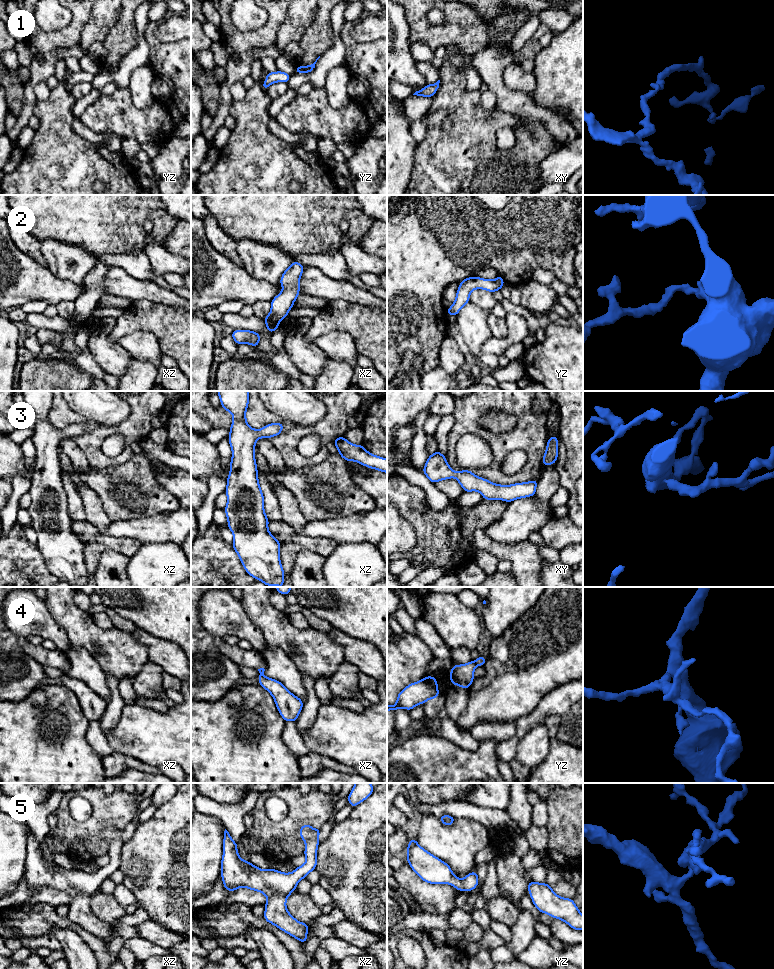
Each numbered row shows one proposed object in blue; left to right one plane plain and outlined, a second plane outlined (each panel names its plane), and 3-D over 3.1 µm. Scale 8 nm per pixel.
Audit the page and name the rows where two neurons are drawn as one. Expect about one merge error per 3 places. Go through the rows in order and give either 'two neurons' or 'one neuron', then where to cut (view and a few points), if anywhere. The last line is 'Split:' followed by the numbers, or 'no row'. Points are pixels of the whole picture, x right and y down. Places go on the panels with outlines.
1: one neuron; cut none
2: one neuron; cut none
3: one neuron; cut none
4: two neurons; cut yz (474, 662), (476, 665)
5: one neuron; cut none
Split: 4

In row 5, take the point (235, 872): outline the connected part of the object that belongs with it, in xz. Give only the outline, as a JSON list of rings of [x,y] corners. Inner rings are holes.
[[[309,824],[300,828],[300,837],[306,845],[306,862],[291,873],[282,873],[274,869],[260,869],[241,859],[237,852],[237,842],[232,840],[226,829],[224,831],[221,877],[225,889],[235,891],[245,887],[263,893],[268,898],[264,919],[302,943],[308,940],[306,935],[310,927],[297,921],[288,912],[286,900],[296,890],[299,881],[316,868],[319,834],[320,828],[314,829]]]

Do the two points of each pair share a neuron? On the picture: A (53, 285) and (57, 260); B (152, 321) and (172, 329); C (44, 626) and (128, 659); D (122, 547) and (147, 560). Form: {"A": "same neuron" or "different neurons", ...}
{"A": "different neurons", "B": "same neuron", "C": "different neurons", "D": "different neurons"}

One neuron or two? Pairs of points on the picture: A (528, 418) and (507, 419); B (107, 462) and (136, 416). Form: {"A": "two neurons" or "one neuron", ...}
{"A": "two neurons", "B": "one neuron"}

